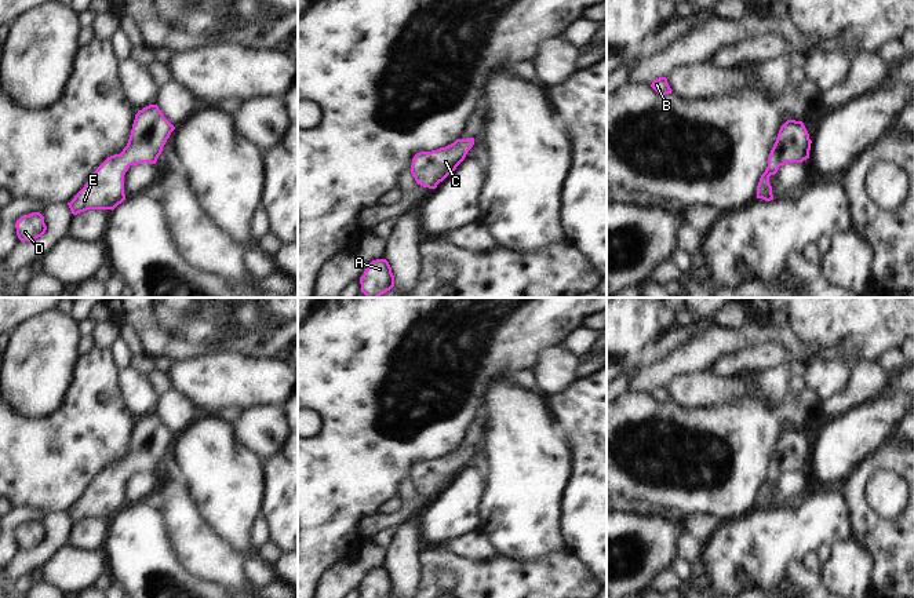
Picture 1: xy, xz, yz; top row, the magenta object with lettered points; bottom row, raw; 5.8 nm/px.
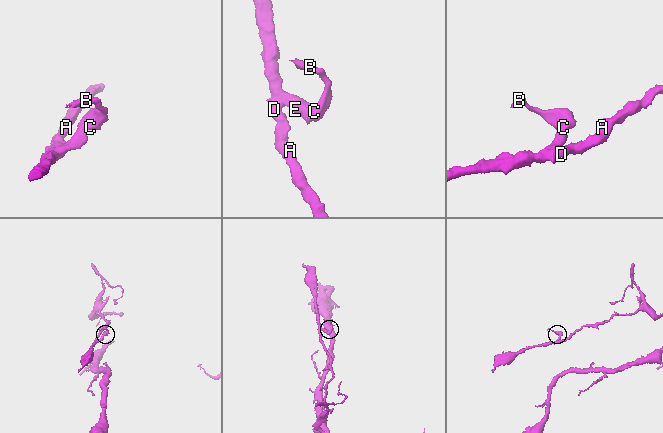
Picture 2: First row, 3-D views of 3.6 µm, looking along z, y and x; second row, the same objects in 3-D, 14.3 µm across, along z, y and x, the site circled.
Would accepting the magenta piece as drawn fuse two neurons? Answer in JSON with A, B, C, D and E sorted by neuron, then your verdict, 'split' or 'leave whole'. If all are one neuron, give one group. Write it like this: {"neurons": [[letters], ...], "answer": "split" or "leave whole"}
{"neurons": [["A", "B", "C", "D", "E"]], "answer": "leave whole"}

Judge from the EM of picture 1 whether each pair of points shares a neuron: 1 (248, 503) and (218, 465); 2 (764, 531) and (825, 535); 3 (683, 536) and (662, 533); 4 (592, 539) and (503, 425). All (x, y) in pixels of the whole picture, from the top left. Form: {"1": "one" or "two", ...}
{"1": "one", "2": "one", "3": "two", "4": "two"}

